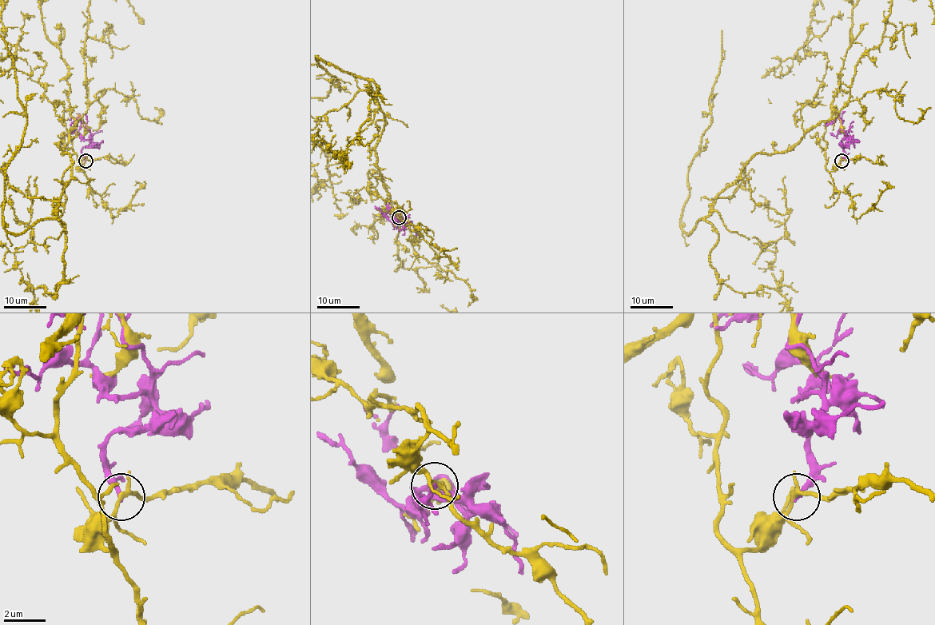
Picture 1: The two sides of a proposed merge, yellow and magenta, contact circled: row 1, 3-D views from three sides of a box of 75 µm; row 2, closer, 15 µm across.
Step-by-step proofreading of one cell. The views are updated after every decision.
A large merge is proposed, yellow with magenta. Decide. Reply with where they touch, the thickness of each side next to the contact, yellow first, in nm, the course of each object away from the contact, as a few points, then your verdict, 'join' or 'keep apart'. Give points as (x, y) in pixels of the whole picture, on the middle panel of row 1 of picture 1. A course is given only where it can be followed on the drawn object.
(399, 217) | 190/150 nm | yellow via (398, 216), (375, 149), (384, 114), (366, 80), (316, 56), (340, 87) | magenta via (398, 217), (395, 220), (406, 222), (400, 216), (397, 217), (393, 214), (383, 200) | keep apart

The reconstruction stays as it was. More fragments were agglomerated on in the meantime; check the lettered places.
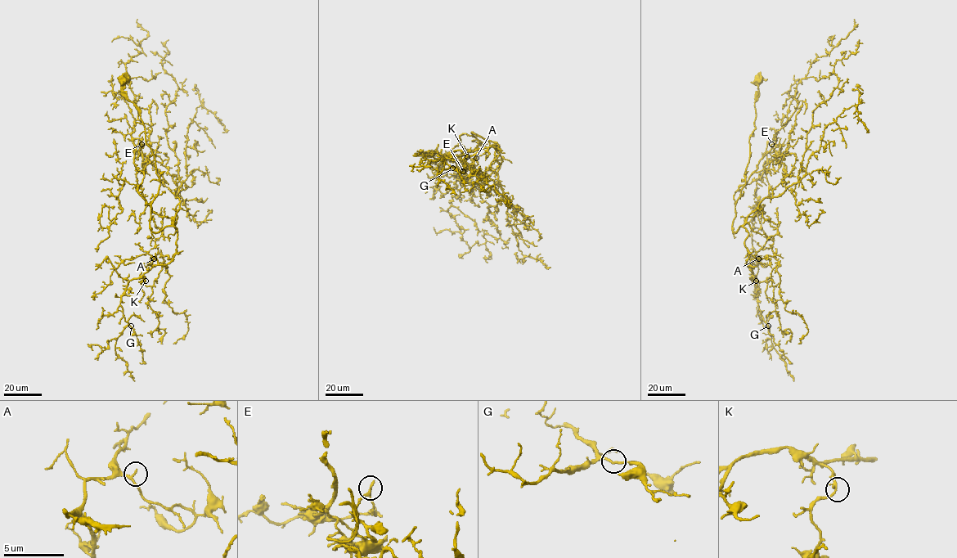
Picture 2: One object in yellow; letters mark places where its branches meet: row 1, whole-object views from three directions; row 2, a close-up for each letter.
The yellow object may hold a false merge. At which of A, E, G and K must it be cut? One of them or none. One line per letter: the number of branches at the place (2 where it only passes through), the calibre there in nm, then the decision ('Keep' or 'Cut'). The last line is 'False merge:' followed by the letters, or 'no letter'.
A: Branches: 2. Thickness 190 nm. Keep
E: Branches: 2. Thickness 110 nm. Cut
G: Branches: 2. Thickness 180 nm. Keep
K: Branches: 2. Thickness 190 nm. Keep
False merge: E

